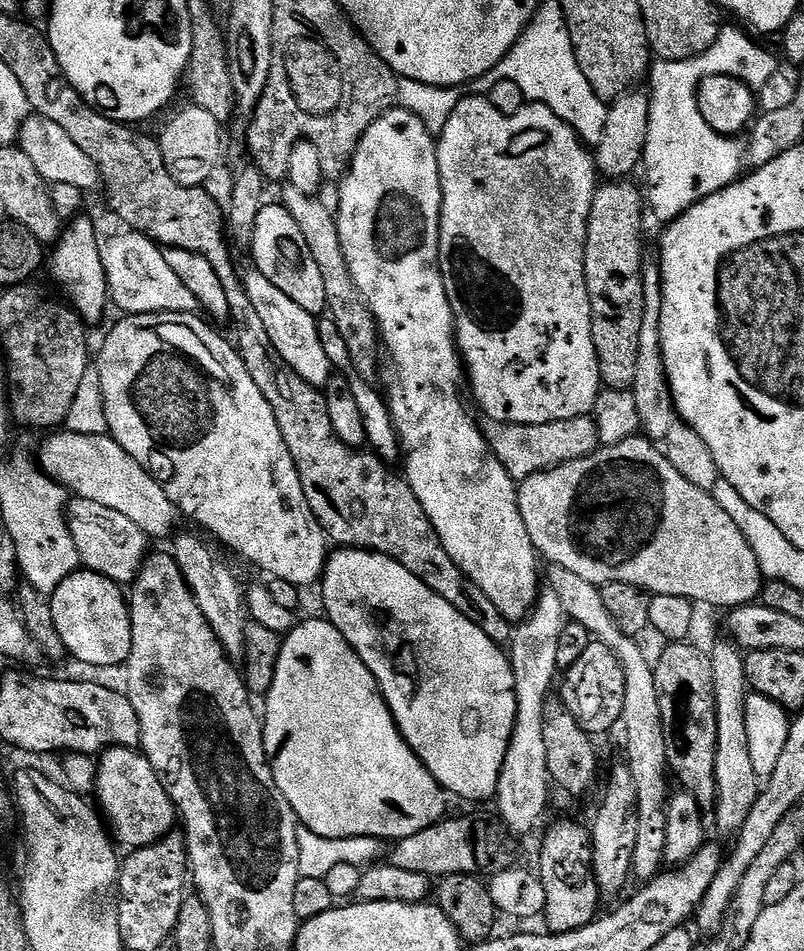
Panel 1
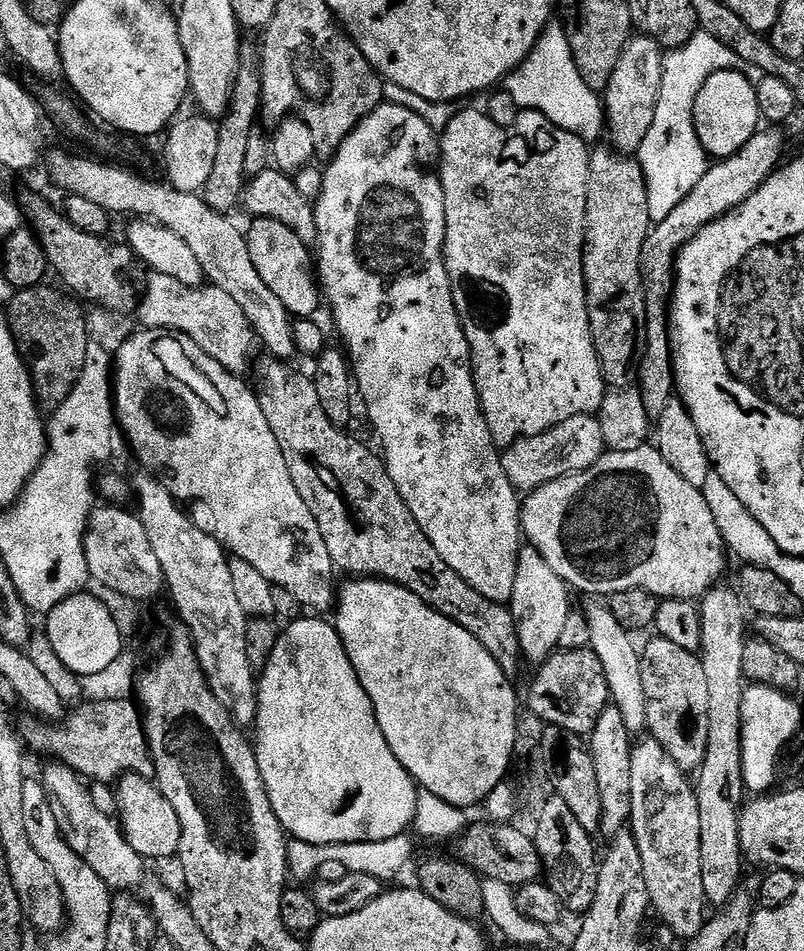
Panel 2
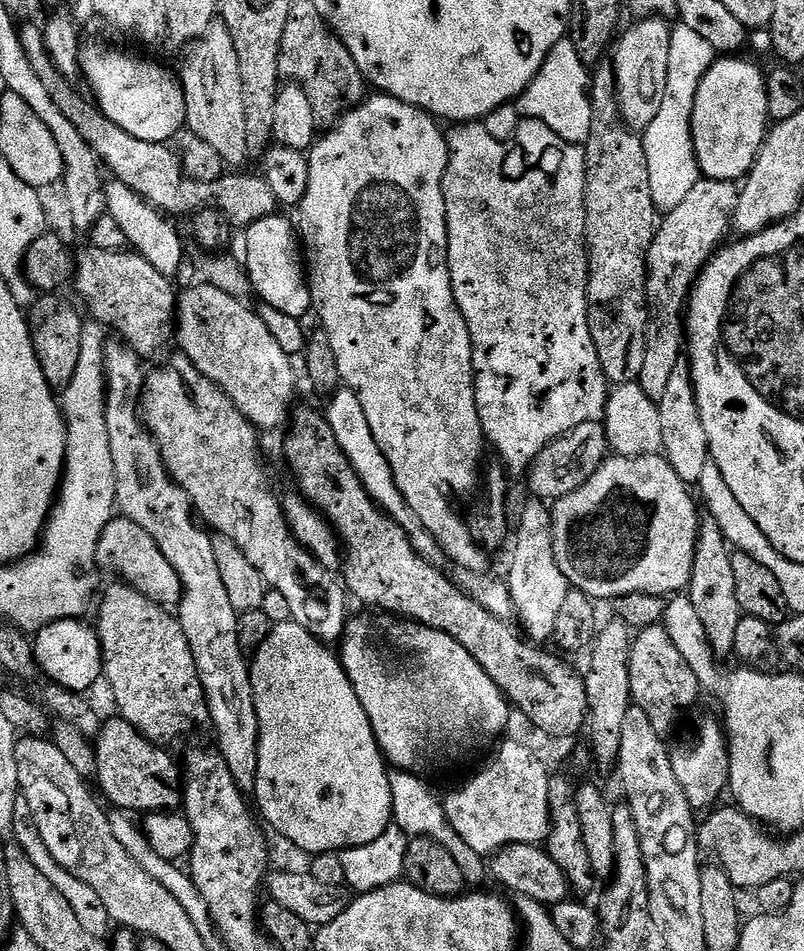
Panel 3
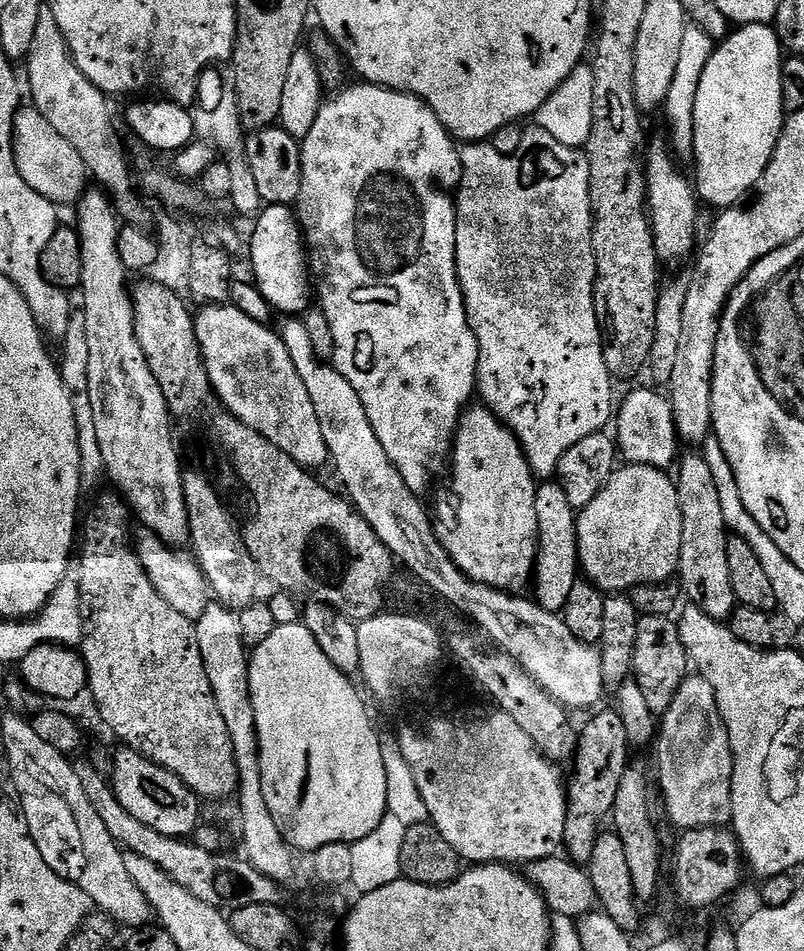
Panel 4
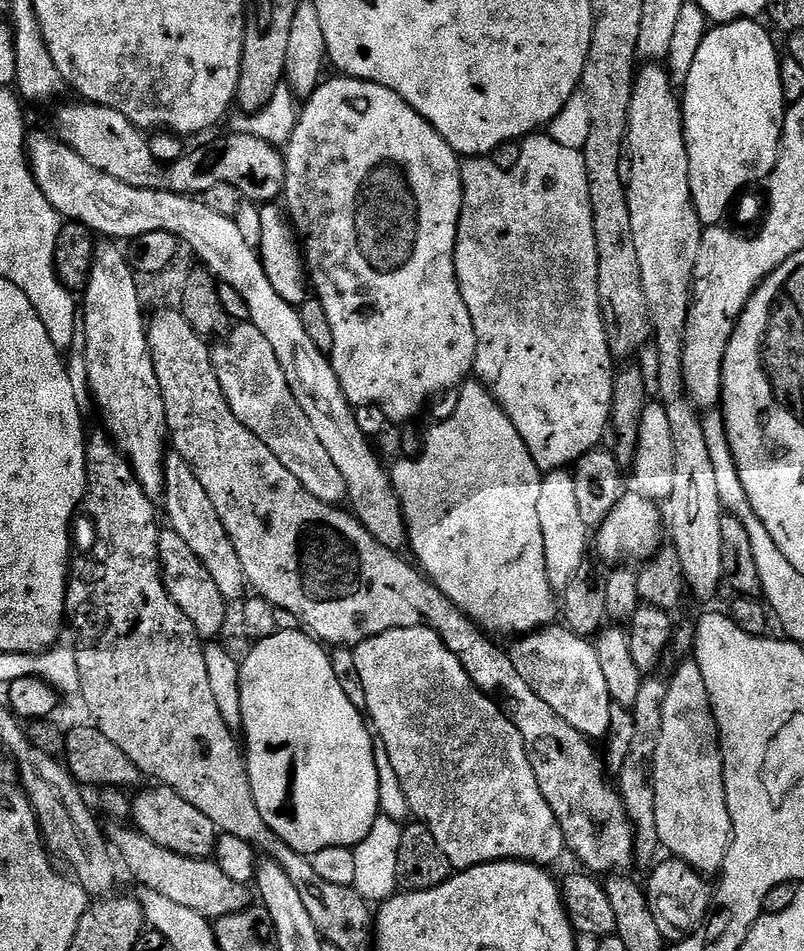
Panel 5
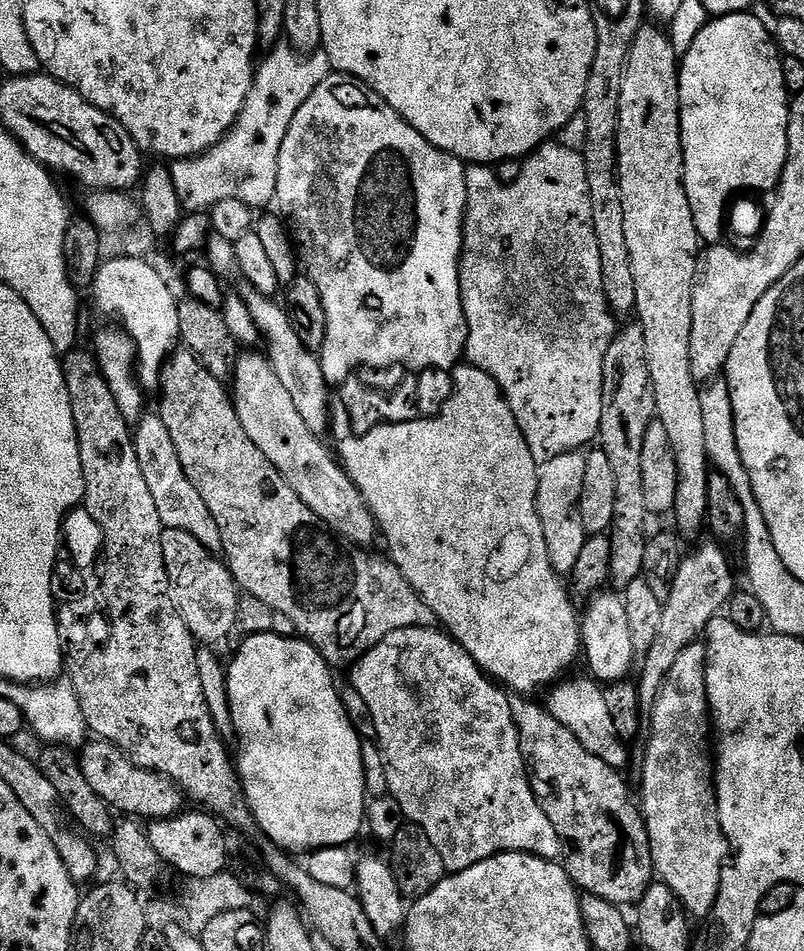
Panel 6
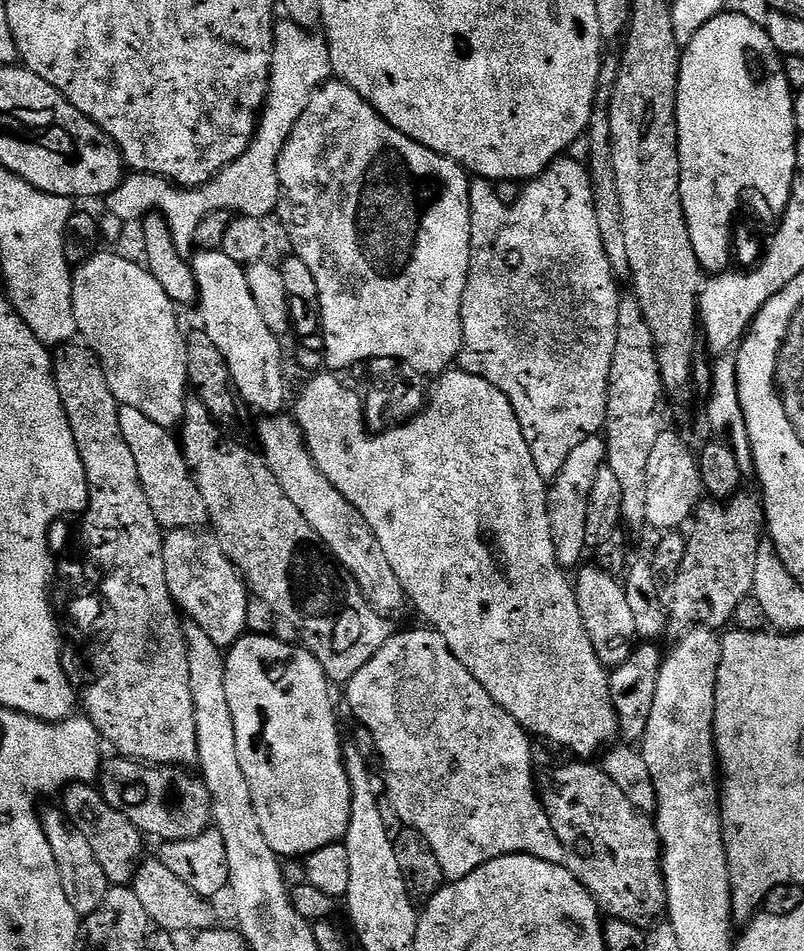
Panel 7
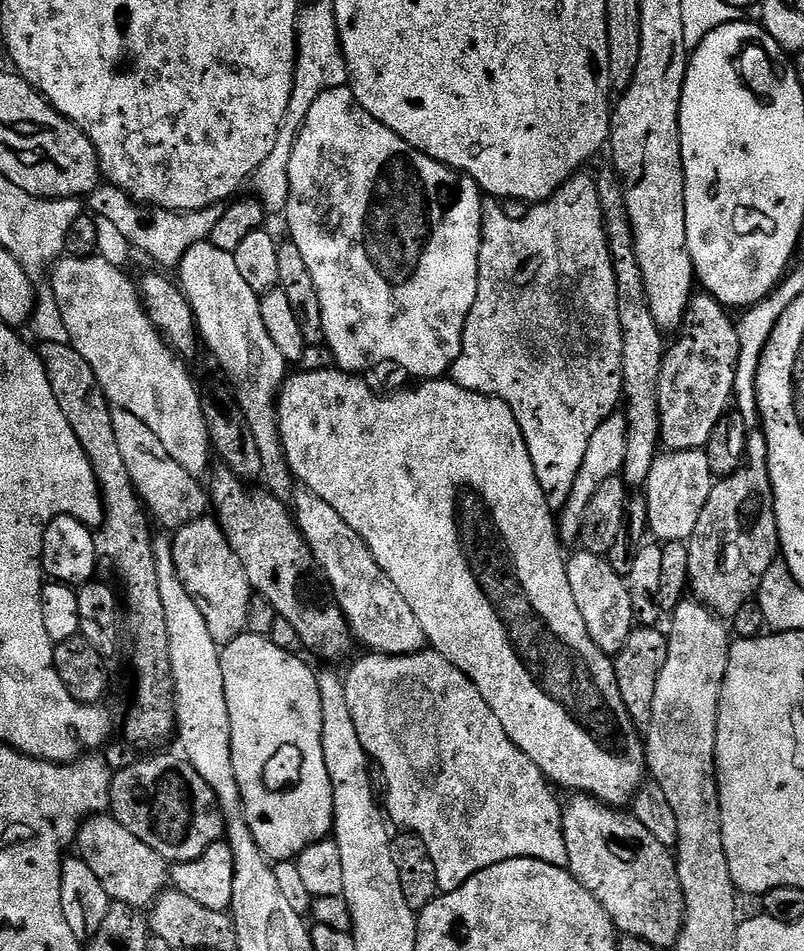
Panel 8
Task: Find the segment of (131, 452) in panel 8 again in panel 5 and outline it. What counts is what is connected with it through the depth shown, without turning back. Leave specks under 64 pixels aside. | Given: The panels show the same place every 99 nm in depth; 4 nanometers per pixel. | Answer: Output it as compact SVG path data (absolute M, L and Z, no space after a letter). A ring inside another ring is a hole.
M175 454L165 455L164 458L162 512L168 515L167 527L176 532L190 550L194 550L198 562L202 562L206 574L214 578L214 586L218 586L225 601L239 601L245 595L246 581L242 562L238 562L238 550L234 550L234 542L230 542L230 534L226 534L226 526L222 526L218 510L214 510L210 494L206 494L206 490L202 490L202 482L194 478L194 470L190 470L190 466Z

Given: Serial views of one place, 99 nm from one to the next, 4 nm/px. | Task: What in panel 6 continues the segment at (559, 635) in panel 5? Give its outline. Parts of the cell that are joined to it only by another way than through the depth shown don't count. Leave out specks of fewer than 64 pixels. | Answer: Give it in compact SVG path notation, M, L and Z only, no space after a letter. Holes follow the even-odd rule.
M592 678L585 679L565 679L557 683L551 689L552 697L546 700L546 707L562 726L570 730L570 734L574 734L574 738L578 738L578 742L582 742L582 746L586 746L586 750L590 750L590 754L594 754L594 758L602 758L609 770L624 770L628 764L629 745L614 730L613 708L606 706L604 688Z

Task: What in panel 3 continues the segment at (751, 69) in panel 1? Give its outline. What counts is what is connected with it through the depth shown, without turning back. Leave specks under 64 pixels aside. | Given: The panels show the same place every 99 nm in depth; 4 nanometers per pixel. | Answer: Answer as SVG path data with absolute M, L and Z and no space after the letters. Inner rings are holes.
M677 23L671 29L671 42L667 52L666 86L660 96L658 113L648 128L643 129L642 139L645 148L646 161L649 162L650 194L657 206L672 206L685 197L690 189L702 178L702 173L696 161L696 151L692 142L692 116L694 98L702 78L710 66L716 61L716 51L702 38L700 34L685 24Z

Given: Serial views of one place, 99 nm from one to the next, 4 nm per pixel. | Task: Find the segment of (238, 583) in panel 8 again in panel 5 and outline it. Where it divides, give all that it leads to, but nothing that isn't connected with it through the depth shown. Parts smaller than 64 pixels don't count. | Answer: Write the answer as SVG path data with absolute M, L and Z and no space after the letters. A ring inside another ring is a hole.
M168 530L165 533L165 536L163 533L159 537L158 545L160 567L170 598L180 607L182 614L190 618L197 632L208 638L219 637L216 635L224 628L224 607L226 607L224 596L218 590L218 586L214 586L214 578L206 574L202 562L198 562L194 550L190 550L190 546L186 546L186 542L182 542L182 538L178 538L176 532Z

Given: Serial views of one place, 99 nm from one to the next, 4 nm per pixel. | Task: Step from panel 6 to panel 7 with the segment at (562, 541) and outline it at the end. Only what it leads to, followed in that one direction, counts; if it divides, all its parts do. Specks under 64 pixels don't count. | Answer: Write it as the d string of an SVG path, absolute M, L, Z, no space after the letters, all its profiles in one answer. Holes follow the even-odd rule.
M599 435L586 438L574 446L566 466L551 481L548 490L548 513L550 514L550 538L554 538L554 554L561 568L572 570L581 563L584 552L589 551L586 542L586 506L590 498L590 486L594 486L594 474L606 467L608 447ZM577 563L577 564L576 564ZM576 564L576 565L575 565ZM573 567L573 568L572 568Z

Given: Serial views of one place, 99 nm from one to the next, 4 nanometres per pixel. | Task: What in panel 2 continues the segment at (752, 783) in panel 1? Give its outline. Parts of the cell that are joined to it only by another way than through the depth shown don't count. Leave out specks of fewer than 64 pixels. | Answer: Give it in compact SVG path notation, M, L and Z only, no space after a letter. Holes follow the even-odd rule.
M723 584L717 585L701 597L698 606L700 610L698 655L703 662L706 686L709 687L709 712L706 714L706 718L709 719L709 729L705 760L698 768L700 777L695 778L694 787L701 819L702 885L707 903L712 906L713 904L723 906L732 900L741 887L740 871L746 868L740 851L740 810L746 803L744 771L742 770L742 698L746 687L746 677L742 670L742 659L748 636L744 633L746 608L741 595L734 588L733 590L724 587Z

